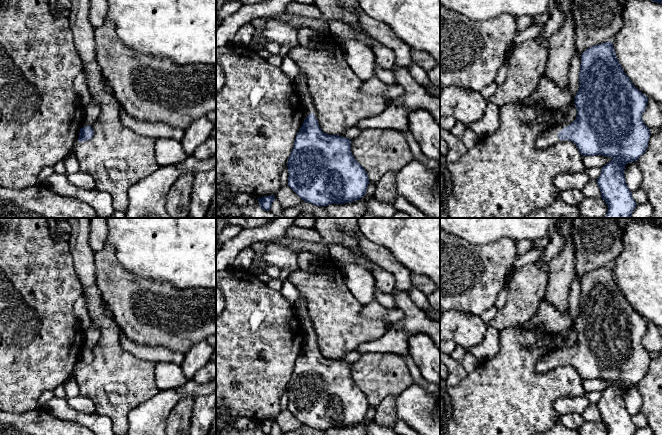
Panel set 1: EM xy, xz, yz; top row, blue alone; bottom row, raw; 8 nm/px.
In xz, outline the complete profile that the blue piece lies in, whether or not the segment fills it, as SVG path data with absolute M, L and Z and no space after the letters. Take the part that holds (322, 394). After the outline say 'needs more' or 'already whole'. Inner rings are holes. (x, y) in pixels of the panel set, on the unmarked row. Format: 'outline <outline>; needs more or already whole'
outline M288 279L283 281L281 293L292 304L305 336L304 346L288 382L288 410L303 425L316 430L325 431L361 423L366 418L369 403L364 392L352 379L351 364L339 359L329 359L321 354L309 315L299 316L297 313L301 292Z; needs more

